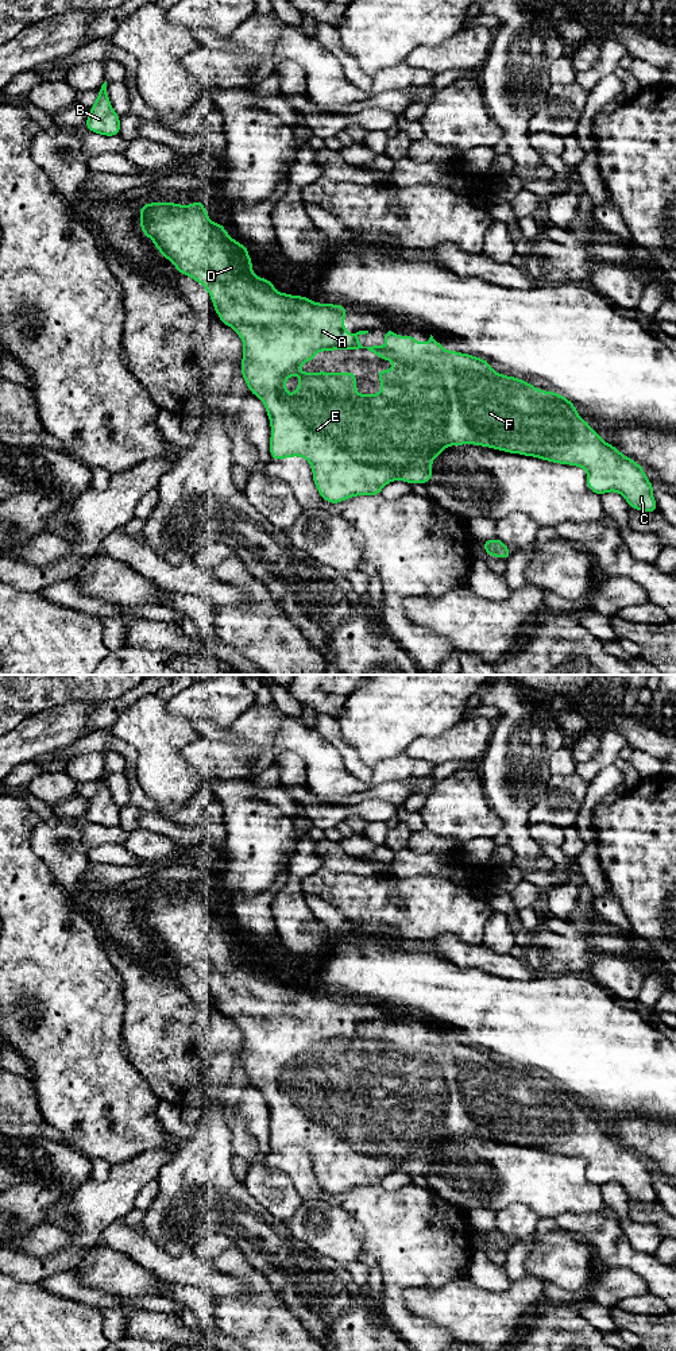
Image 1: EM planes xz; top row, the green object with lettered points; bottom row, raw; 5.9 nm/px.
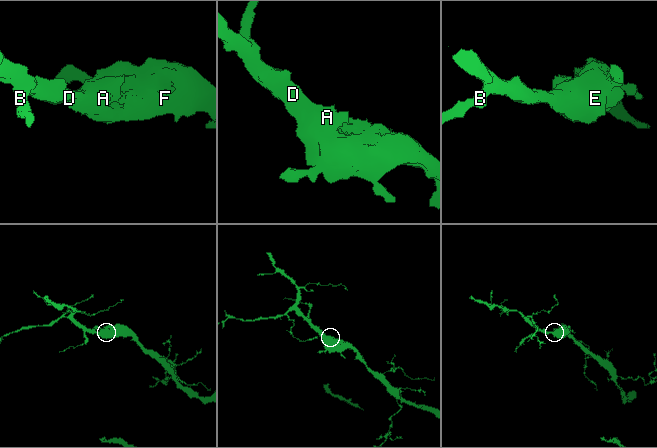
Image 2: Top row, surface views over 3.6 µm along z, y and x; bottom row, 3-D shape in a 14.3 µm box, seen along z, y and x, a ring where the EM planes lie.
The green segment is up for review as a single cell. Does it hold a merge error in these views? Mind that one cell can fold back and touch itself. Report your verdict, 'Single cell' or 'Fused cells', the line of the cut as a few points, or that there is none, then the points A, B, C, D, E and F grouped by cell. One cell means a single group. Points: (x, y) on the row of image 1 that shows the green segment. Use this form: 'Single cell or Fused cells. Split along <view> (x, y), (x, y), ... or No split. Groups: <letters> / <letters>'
Single cell. No split. Groups: A B C D E F

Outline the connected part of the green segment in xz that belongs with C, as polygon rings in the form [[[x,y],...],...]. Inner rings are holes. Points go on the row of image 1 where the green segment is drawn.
[[[201,200],[192,205],[174,202],[140,205],[139,223],[143,233],[181,274],[206,289],[219,319],[240,336],[244,344],[240,371],[250,391],[263,401],[269,414],[271,458],[274,460],[305,458],[312,466],[317,491],[327,502],[339,503],[356,495],[378,495],[391,480],[425,485],[433,475],[432,460],[439,458],[445,447],[474,444],[583,467],[587,471],[587,487],[595,494],[621,493],[630,507],[658,512],[653,486],[644,467],[602,440],[599,433],[578,414],[576,406],[561,394],[544,391],[522,379],[499,374],[480,358],[445,351],[444,344],[436,343],[432,335],[428,343],[421,343],[410,335],[397,336],[394,329],[387,329],[383,335],[389,341],[387,346],[359,344],[358,336],[368,331],[351,335],[344,328],[345,305],[312,302],[309,297],[277,292],[271,281],[252,273],[247,247],[233,240],[223,224],[209,220]],[[335,350],[366,350],[383,360],[391,360],[393,370],[379,370],[376,374],[382,393],[358,394],[355,373],[301,370],[302,363],[312,362],[317,352]],[[294,374],[298,377],[300,386],[289,395],[286,379]]]

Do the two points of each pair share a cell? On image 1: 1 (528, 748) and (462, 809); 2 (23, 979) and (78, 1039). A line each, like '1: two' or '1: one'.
1: two
2: one

